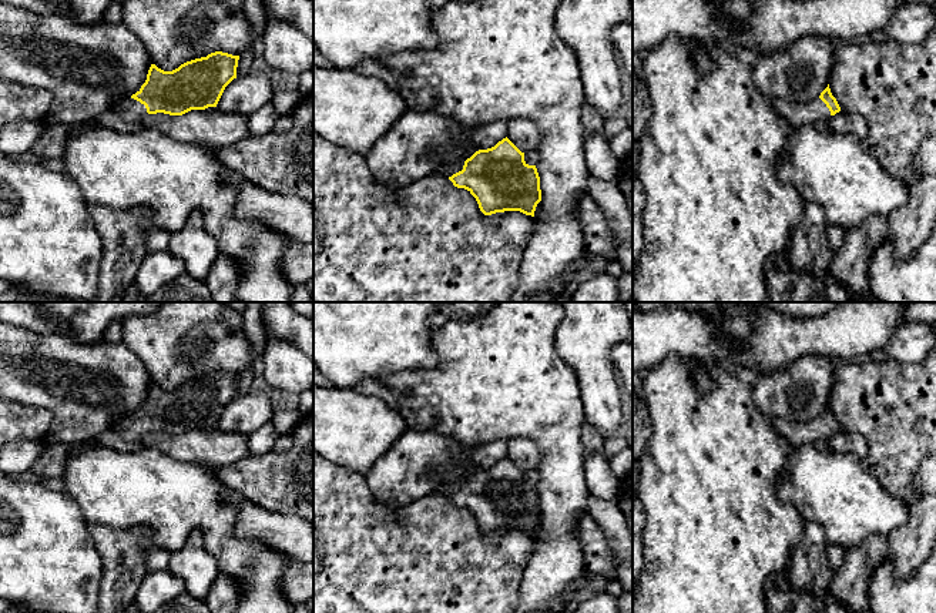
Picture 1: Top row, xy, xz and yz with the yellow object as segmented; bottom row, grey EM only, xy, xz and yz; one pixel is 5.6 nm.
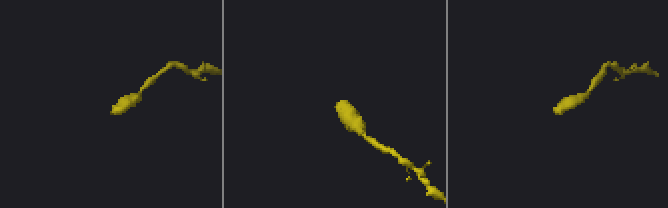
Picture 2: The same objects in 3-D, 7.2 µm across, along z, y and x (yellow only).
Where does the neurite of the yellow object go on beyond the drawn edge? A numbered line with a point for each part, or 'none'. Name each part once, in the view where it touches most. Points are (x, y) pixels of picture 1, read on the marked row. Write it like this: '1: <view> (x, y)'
1: xz (449, 170)

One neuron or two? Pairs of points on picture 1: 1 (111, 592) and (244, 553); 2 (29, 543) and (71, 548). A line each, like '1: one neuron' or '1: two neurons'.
1: two neurons
2: one neuron

